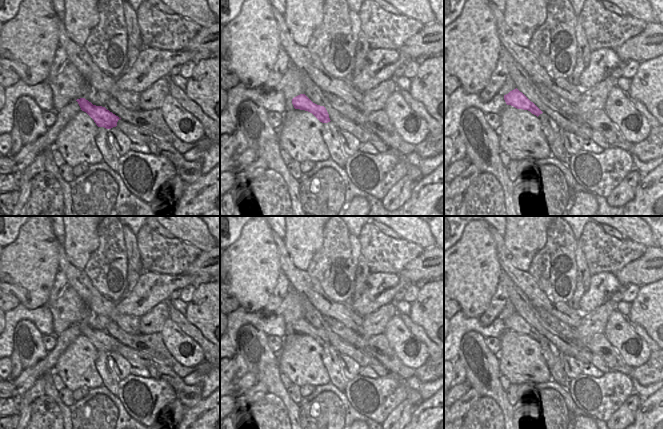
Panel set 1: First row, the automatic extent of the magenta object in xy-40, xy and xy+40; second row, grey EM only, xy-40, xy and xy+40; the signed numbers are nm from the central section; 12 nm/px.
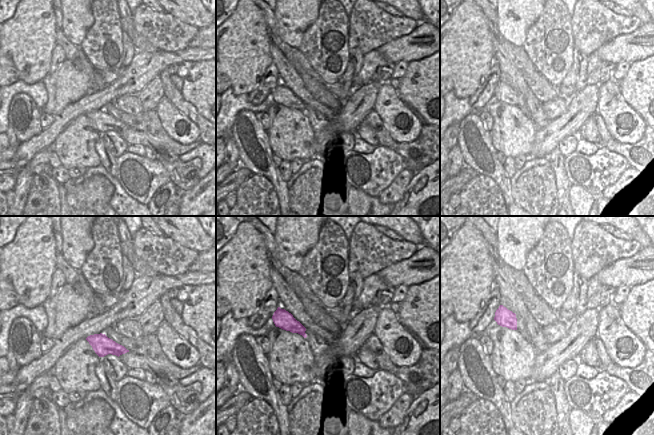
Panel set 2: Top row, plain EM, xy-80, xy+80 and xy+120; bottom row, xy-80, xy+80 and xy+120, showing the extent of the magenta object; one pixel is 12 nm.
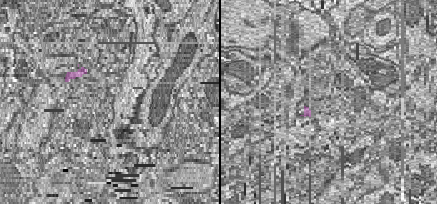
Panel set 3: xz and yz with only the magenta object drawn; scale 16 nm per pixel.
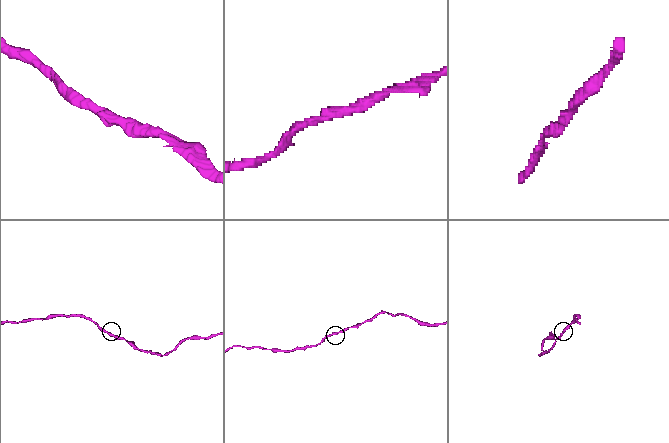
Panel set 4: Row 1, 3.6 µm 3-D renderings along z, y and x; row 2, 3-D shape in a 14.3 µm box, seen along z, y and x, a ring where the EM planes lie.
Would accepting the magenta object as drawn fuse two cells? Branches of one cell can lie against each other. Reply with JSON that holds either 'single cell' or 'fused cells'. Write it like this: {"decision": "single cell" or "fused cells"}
{"decision": "single cell"}

